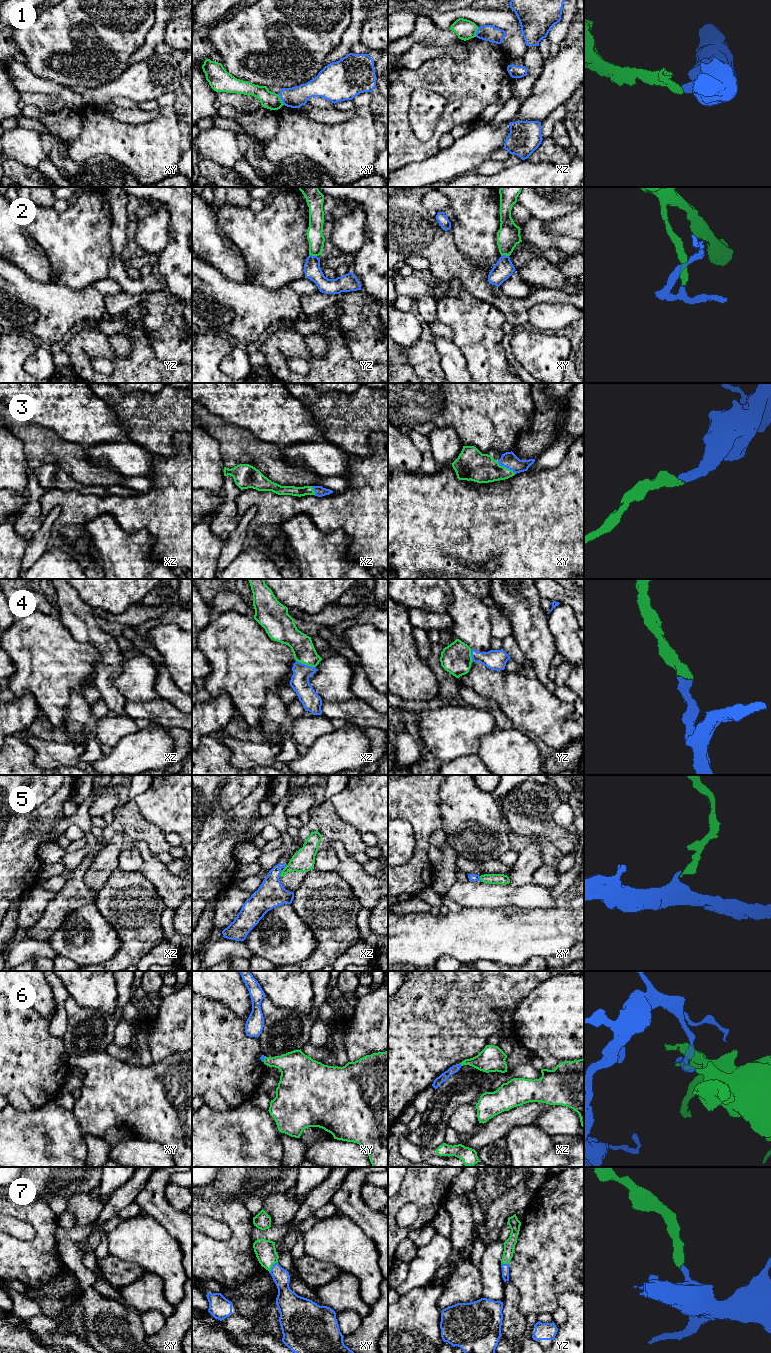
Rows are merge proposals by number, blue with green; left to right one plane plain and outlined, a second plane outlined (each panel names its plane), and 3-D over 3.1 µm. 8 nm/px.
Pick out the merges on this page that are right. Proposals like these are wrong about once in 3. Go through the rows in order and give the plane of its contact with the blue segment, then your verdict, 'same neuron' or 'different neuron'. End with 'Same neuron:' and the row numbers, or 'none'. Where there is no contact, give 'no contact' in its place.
1: xy | different neuron
2: yz | different neuron
3: xy | same neuron
4: xz | same neuron
5: xz | different neuron
6: xz | different neuron
7: xy | same neuron
Same neuron: 3, 4, 7

